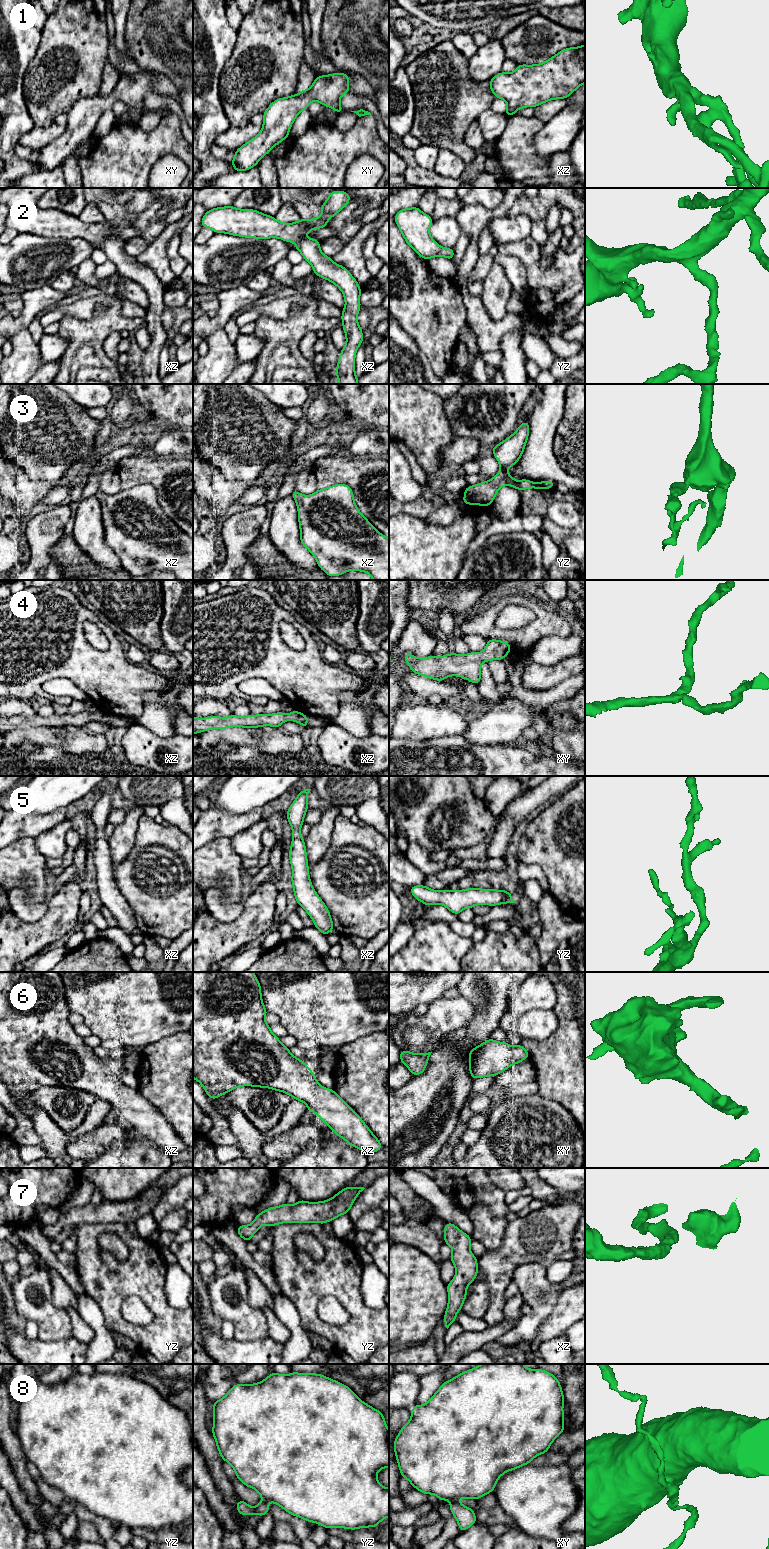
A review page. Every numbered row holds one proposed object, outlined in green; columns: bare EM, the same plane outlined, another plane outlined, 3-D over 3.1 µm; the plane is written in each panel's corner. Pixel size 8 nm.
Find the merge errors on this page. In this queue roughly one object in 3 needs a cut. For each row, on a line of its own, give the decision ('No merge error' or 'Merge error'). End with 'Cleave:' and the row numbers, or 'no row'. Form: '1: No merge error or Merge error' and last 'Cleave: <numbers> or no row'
1: No merge error
2: No merge error
3: No merge error
4: No merge error
5: No merge error
6: No merge error
7: No merge error
8: Merge error
Cleave: 8

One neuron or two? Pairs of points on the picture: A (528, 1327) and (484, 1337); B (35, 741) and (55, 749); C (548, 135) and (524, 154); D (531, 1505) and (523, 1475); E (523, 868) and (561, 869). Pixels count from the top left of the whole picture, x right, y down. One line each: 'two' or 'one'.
A: two
B: one
C: two
D: one
E: two

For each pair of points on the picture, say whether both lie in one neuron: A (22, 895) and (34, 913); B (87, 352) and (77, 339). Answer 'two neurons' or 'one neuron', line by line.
A: one neuron
B: two neurons

